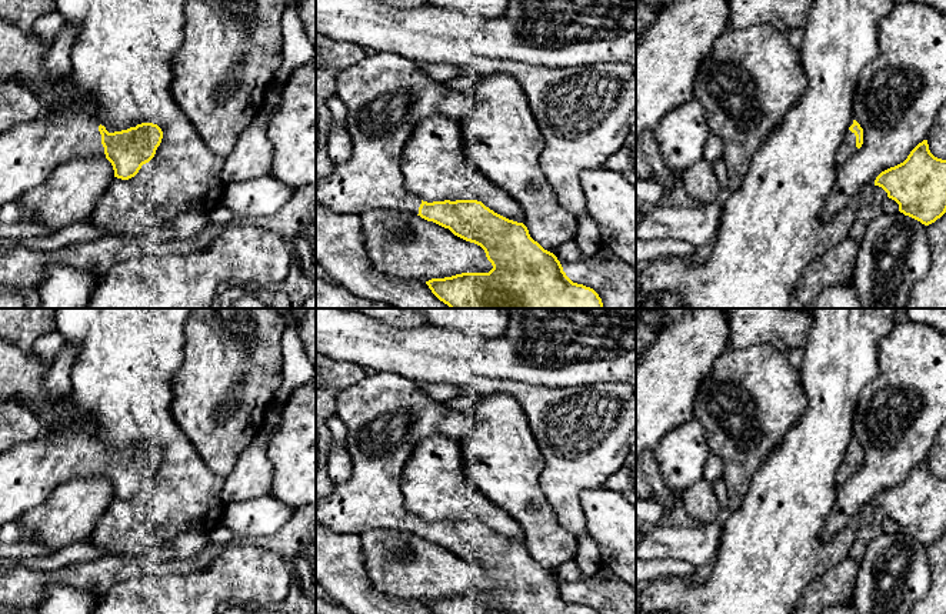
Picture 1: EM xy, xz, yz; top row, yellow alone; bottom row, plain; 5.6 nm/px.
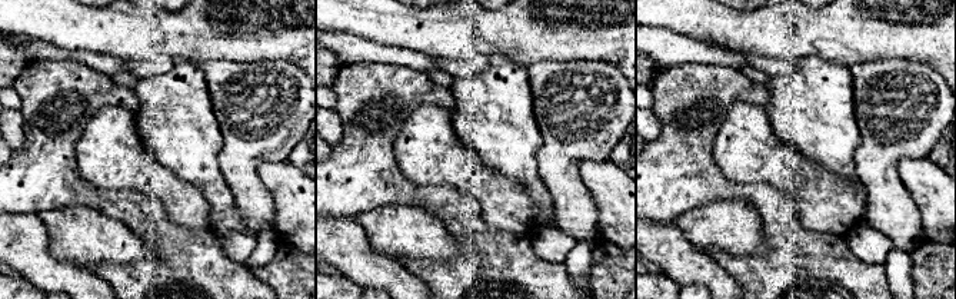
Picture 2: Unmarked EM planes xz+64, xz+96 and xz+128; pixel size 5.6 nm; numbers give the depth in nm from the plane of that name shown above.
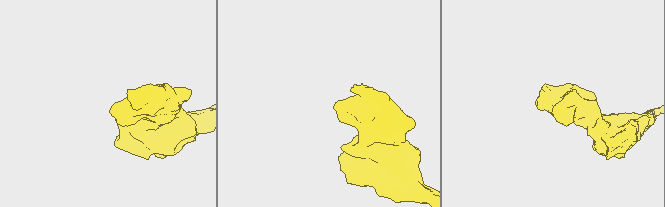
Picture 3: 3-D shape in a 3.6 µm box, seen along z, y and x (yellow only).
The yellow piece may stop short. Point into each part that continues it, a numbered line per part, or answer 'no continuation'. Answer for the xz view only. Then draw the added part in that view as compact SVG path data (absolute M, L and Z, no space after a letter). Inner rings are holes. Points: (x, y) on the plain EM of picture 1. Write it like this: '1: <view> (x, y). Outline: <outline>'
1: xz (386, 416). Outline: M370 373L359 383L343 387L336 393L336 416L347 427L346 448L349 451L353 473L352 477L334 485L334 490L316 505L316 521L334 533L357 534L370 530L403 530L419 534L422 520L410 514L403 505L400 475L416 444L429 436L444 436L457 443L472 431L472 420L467 413L449 408L444 403L433 400L422 391L416 381L393 373Z

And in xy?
1: xy (29, 471). Outline: M54 430L0 454L0 525L19 521L44 503L54 487L71 478L106 478L99 441L80 430Z

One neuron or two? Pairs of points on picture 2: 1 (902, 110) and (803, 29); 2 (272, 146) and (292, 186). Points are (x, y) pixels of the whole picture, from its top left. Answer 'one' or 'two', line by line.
1: two
2: two

